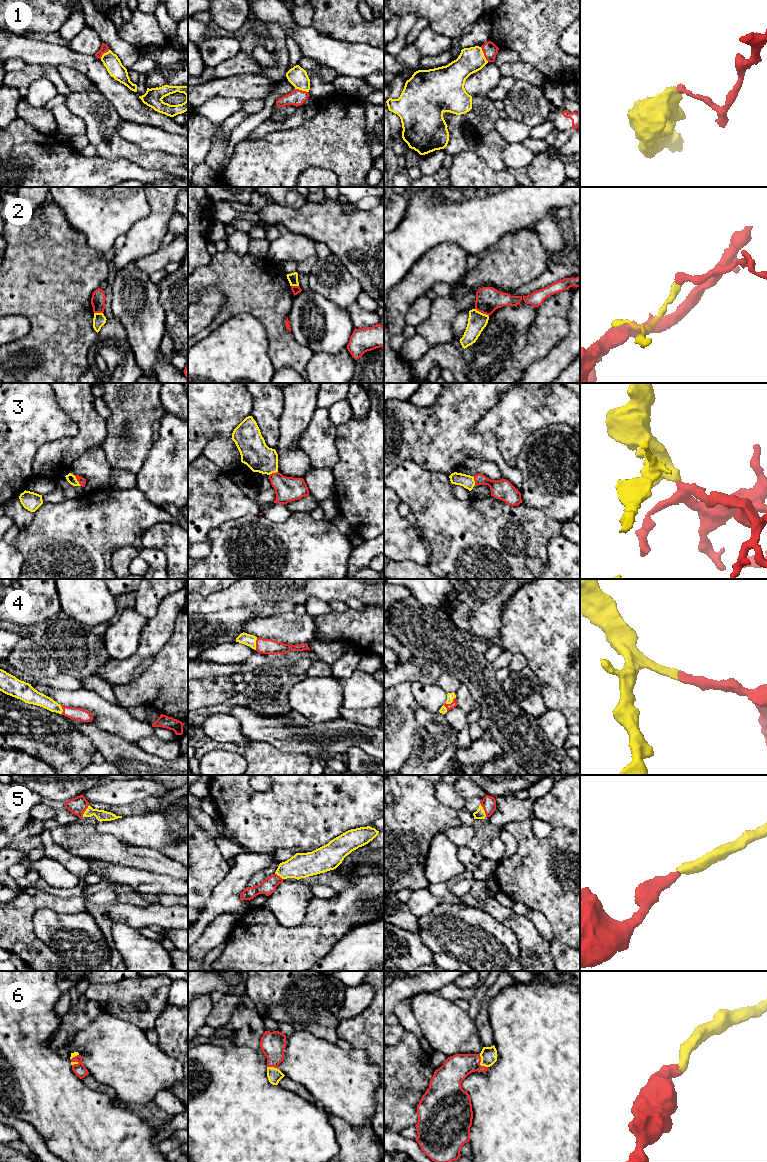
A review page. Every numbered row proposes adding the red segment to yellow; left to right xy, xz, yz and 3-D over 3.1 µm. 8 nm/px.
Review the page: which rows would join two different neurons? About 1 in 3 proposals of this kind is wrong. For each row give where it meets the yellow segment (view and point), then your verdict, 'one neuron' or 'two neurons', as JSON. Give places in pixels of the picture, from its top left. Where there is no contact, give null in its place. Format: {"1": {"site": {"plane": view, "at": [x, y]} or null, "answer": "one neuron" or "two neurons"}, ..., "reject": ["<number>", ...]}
{"1": {"site": {"plane": "yz", "at": [483, 54]}, "answer": "two neurons"}, "2": {"site": {"plane": "yz", "at": [482, 313]}, "answer": "two neurons"}, "3": {"site": {"plane": "xy", "at": [76, 480]}, "answer": "one neuron"}, "4": {"site": {"plane": "yz", "at": [450, 703]}, "answer": "one neuron"}, "5": {"site": {"plane": "yz", "at": [483, 810]}, "answer": "one neuron"}, "6": {"site": {"plane": "yz", "at": [480, 1062]}, "answer": "one neuron"}, "reject": ["1", "2"]}

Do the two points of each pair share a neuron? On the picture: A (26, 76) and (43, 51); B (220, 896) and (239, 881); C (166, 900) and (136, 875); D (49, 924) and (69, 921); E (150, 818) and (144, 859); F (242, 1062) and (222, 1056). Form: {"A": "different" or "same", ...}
{"A": "different", "B": "same", "C": "different", "D": "same", "E": "different", "F": "same"}

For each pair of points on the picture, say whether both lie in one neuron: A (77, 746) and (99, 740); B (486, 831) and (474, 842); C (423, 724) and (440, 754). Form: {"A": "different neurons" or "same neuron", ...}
{"A": "different neurons", "B": "same neuron", "C": "same neuron"}

